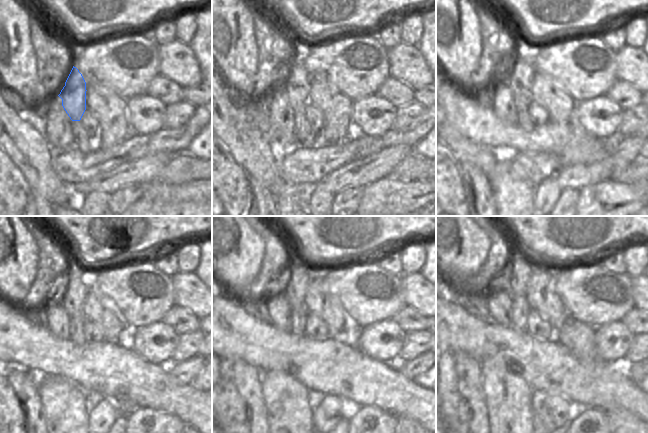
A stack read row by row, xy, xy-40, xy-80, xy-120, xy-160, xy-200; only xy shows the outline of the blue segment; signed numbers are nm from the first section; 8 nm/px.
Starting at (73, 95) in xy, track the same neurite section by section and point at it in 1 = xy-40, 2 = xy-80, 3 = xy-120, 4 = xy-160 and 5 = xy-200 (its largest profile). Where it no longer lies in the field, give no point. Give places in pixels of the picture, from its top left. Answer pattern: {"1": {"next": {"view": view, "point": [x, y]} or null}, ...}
{"1": {"next": {"view": "xy-40", "point": [297, 85]}}, "2": {"next": {"view": "xy-80", "point": [521, 75]}}, "3": {"next": {"view": "xy-120", "point": [78, 281]}}, "4": {"next": {"view": "xy-160", "point": [299, 275]}}, "5": {"next": {"view": "xy-200", "point": [520, 268]}}}

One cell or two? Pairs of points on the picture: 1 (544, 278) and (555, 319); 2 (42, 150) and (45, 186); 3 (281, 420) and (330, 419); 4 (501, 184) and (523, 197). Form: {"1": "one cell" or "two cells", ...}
{"1": "one cell", "2": "one cell", "3": "two cells", "4": "one cell"}

